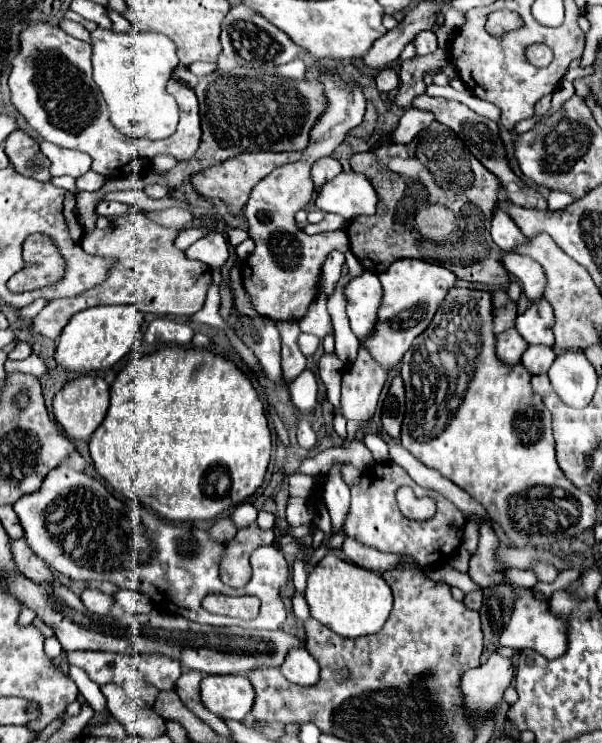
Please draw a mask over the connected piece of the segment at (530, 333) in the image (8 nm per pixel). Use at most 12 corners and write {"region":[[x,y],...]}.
{"region":[[542,297],[516,319],[530,345],[554,345],[554,313]]}

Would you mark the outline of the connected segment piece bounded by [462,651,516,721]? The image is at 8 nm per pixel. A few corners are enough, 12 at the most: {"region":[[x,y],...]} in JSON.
{"region":[[490,655],[466,671],[468,713],[484,715],[502,701],[514,679],[514,661]]}

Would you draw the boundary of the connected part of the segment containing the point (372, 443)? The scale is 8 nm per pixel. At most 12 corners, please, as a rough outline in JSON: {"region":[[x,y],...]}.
{"region":[[368,433],[364,445],[374,461],[388,461],[388,445],[378,435]]}

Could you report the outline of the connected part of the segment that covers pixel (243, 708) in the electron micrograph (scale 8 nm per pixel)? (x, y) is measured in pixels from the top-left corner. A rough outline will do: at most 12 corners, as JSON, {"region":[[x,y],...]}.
{"region":[[210,675],[202,703],[218,717],[242,721],[254,703],[244,675]]}

